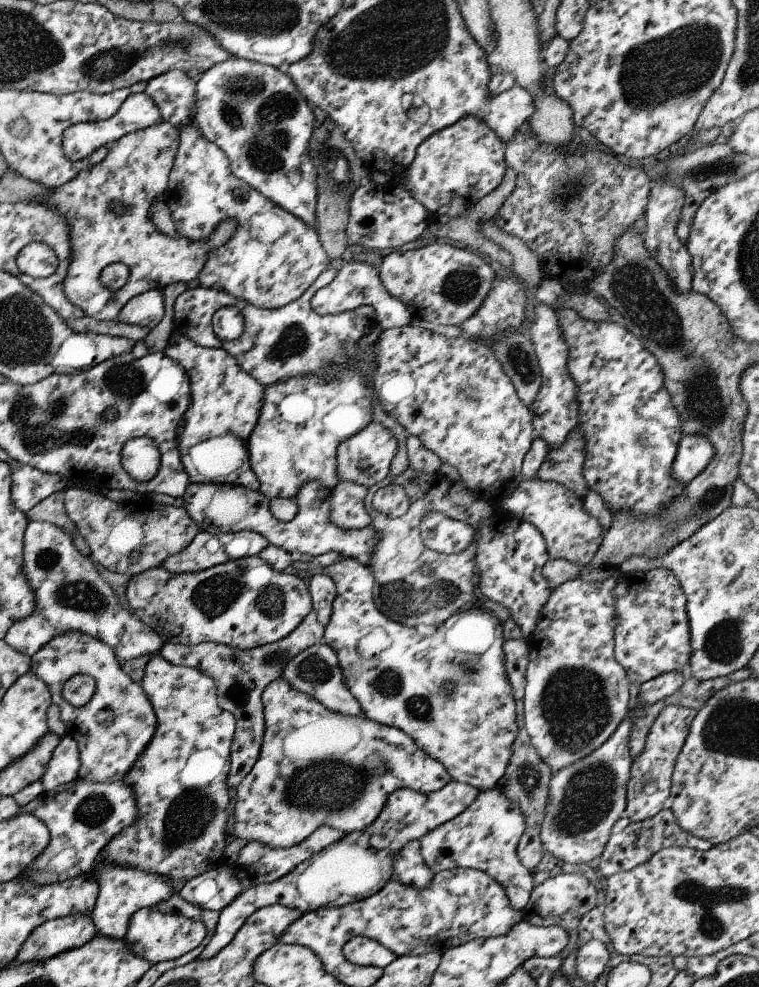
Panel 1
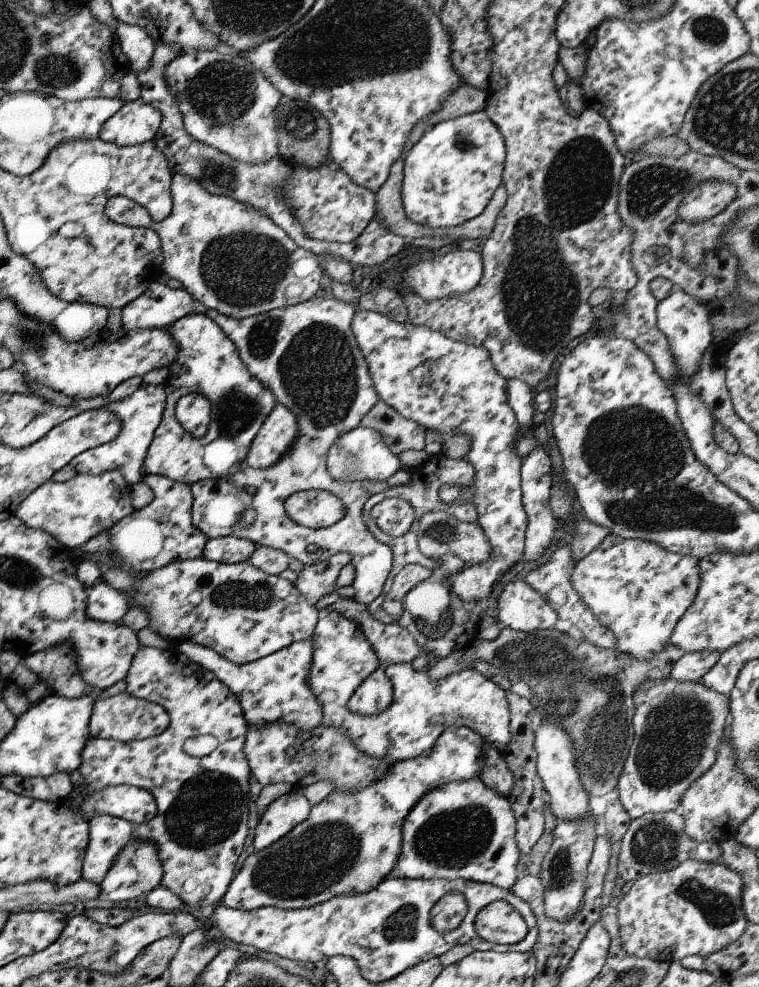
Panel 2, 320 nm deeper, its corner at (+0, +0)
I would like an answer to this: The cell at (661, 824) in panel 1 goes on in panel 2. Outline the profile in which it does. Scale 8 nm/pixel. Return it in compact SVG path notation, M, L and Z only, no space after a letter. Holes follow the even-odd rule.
M675 810L645 813L631 820L622 836L617 857L617 873L623 881L631 882L651 873L667 872L686 860L709 863L719 853L718 844L699 842L687 836L683 817Z

